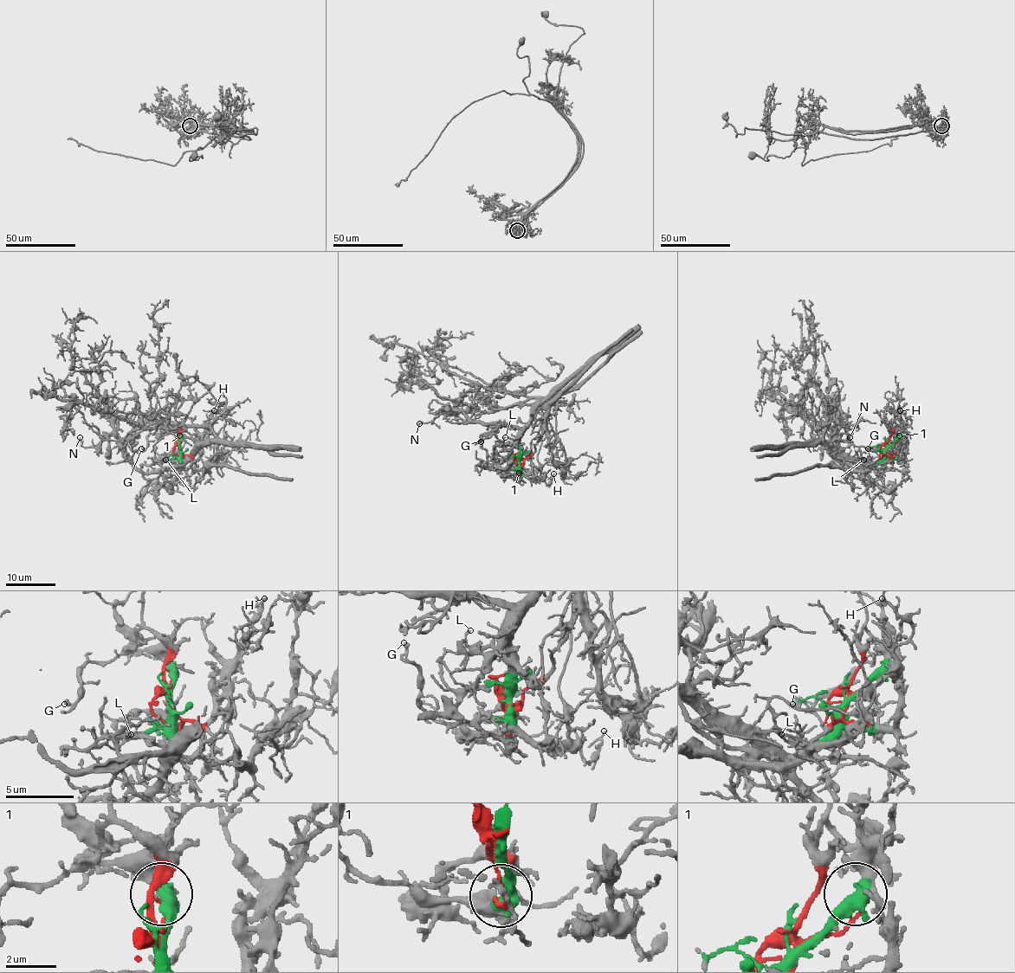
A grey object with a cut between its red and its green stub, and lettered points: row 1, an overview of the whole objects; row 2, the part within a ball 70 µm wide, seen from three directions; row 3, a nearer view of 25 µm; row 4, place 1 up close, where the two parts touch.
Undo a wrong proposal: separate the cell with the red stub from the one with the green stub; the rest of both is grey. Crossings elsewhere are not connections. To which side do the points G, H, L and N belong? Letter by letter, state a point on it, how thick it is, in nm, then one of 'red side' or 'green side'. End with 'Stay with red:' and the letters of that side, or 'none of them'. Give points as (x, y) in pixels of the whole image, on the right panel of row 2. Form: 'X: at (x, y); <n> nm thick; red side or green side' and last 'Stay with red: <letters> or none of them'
G: at (868, 448); 280 nm thick; green side
H: at (900, 410); 140 nm thick; red side
L: at (863, 460); 150 nm thick; green side
N: at (850, 437); 200 nm thick; green side
Stay with red: H

